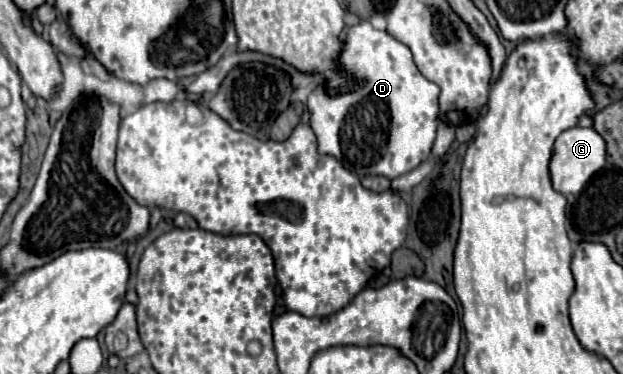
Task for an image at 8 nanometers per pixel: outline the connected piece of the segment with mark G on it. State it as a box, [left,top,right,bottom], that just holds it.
[549,128,605,194]

